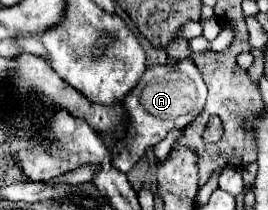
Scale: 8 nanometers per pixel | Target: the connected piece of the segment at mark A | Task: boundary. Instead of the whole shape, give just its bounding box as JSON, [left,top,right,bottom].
[110,60,206,174]

